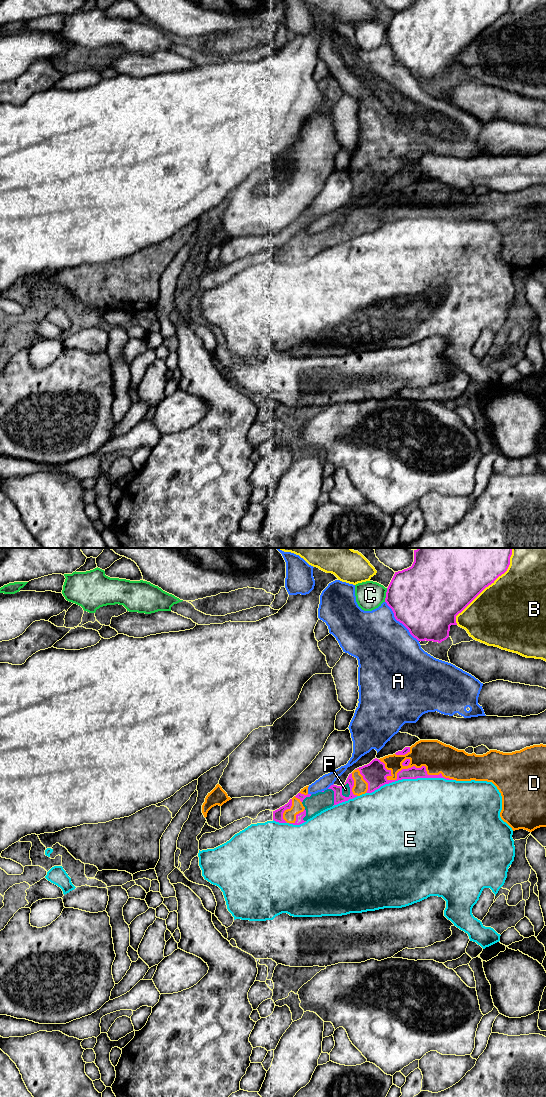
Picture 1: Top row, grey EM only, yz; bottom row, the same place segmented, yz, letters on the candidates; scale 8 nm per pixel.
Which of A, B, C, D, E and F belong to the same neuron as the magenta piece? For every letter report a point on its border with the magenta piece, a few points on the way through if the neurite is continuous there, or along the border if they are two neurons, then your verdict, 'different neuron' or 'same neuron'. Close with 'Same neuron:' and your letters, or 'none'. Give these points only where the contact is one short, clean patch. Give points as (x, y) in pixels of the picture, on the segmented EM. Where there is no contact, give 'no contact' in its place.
A: contact yz (399, 621); different neuron
B: contact yz (488, 585); different neuron
C: contact yz (386, 595); different neuron
D: contact yz (409, 768); different neuron
E: contact yz (409, 778); different neuron
F: contact yz (350, 790); different neuron
Same neuron: none

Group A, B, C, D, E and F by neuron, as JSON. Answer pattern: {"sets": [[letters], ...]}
{"sets": [["A"], ["B"], ["C"], ["D", "F"], ["E"]]}

